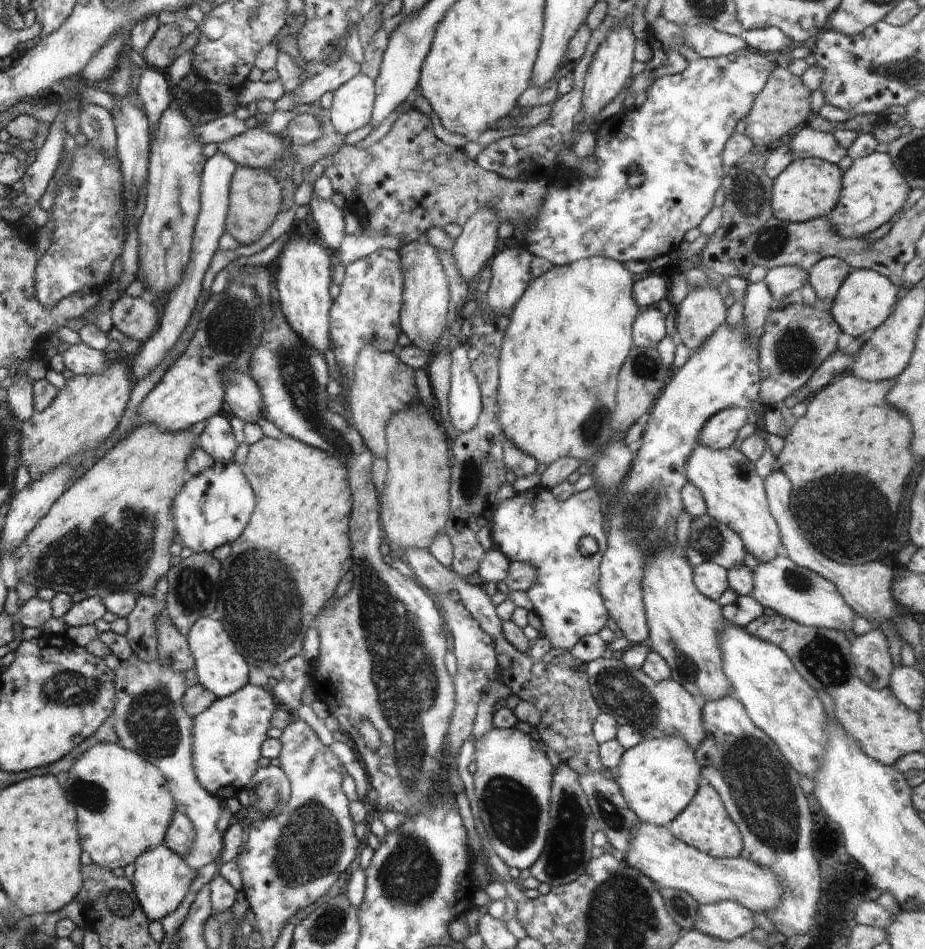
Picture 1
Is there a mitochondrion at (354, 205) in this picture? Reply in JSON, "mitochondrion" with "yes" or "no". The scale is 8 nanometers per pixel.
{"mitochondrion":"no"}

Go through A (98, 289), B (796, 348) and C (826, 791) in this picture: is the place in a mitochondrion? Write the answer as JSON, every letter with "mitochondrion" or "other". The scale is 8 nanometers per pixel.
{"A":"other","B":"mitochondrion","C":"other"}

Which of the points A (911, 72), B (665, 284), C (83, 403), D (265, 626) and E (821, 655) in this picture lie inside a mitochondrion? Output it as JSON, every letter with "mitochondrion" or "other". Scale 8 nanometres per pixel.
{"A":"mitochondrion","B":"other","C":"other","D":"mitochondrion","E":"mitochondrion"}

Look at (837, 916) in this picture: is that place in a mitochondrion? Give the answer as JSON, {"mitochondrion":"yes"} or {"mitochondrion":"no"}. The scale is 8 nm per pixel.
{"mitochondrion":"yes"}

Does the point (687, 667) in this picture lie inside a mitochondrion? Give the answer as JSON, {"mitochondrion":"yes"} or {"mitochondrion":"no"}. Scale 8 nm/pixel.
{"mitochondrion":"yes"}

